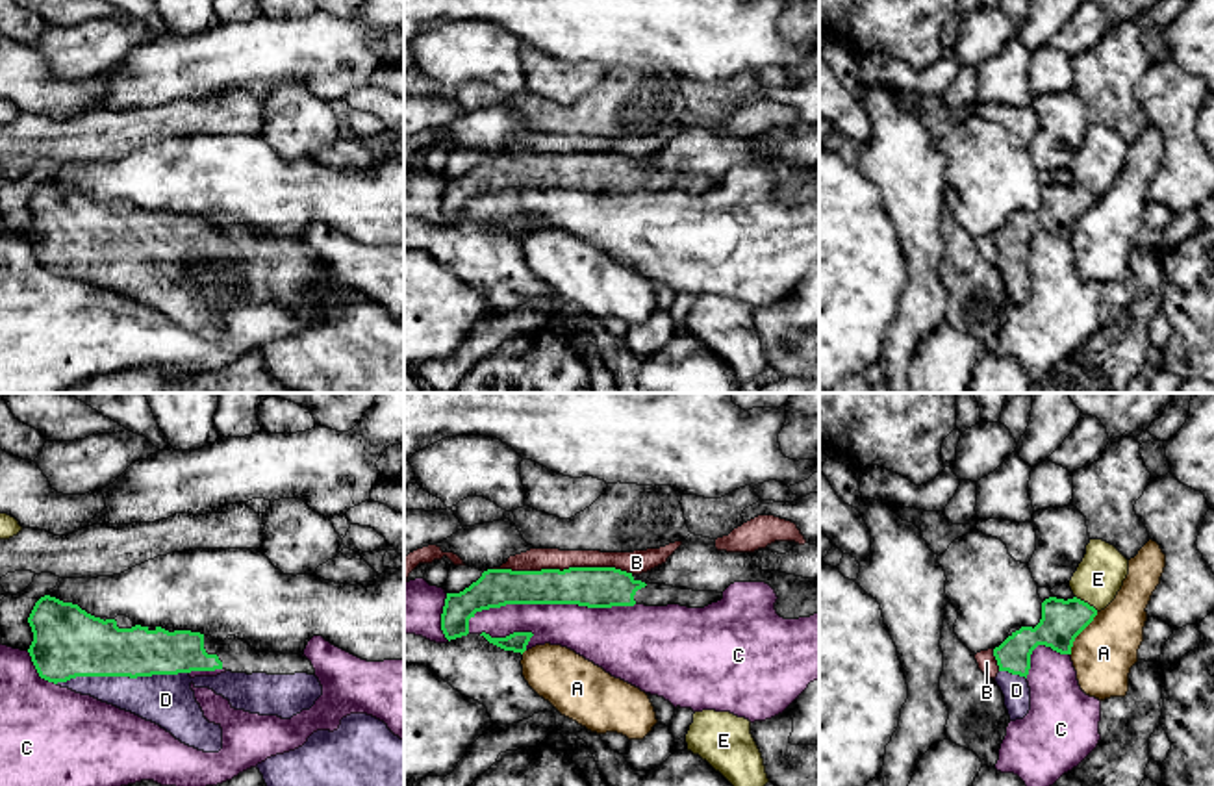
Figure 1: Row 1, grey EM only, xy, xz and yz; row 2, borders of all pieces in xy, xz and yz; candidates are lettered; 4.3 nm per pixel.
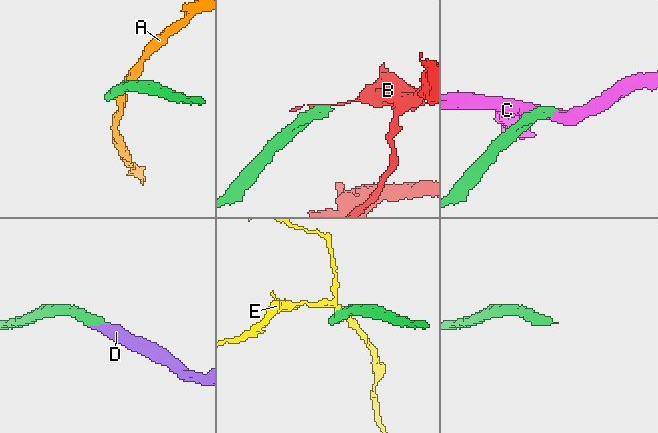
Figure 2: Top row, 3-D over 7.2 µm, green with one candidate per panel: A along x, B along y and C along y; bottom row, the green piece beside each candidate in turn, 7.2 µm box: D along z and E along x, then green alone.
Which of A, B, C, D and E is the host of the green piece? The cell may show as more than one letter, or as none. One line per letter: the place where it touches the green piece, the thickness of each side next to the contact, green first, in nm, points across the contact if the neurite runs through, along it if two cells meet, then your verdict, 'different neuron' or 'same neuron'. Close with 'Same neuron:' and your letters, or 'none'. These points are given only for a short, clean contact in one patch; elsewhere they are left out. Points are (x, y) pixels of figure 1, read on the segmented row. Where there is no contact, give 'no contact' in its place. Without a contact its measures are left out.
A: yz (1079, 633) | 180/280 nm | different neuron
B: xz (564, 570) | 180/100 nm | different neuron
C: xz (545, 603) | 180/220 nm | different neuron
D: xy (121, 675) | 280/220 nm | same neuron
E: yz (1087, 603) | 180/200 nm | different neuron
Same neuron: D

